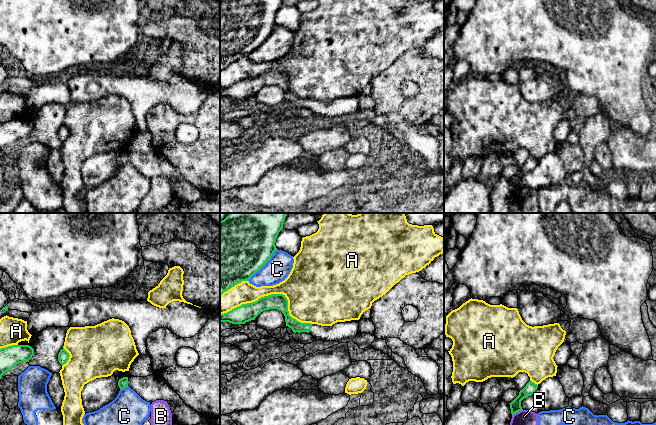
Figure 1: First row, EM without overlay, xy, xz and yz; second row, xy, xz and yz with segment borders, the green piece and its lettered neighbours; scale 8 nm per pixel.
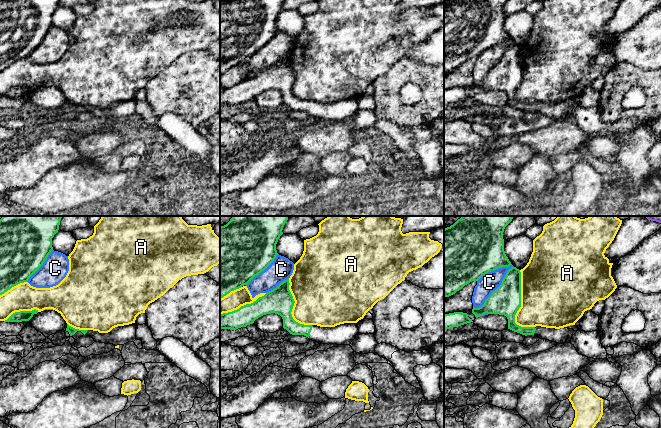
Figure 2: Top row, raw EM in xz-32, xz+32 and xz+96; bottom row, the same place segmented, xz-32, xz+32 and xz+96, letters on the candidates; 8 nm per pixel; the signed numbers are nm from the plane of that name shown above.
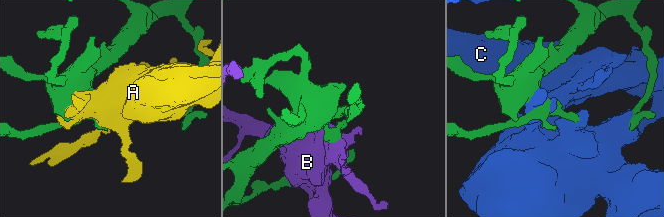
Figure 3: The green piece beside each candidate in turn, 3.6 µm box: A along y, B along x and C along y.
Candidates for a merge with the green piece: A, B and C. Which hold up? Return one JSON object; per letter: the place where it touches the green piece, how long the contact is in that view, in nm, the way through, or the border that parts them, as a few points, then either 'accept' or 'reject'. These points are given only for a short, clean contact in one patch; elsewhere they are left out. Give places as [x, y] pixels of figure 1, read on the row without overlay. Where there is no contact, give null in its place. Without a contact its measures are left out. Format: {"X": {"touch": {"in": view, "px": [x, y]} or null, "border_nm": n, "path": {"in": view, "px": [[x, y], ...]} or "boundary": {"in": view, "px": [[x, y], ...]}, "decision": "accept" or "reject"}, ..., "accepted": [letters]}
{"A": {"touch": {"in": "xz", "px": [272, 70]}, "border_nm": 750, "decision": "reject"}, "B": {"touch": {"in": "yz", "px": [517, 187]}, "border_nm": 110, "decision": "reject"}, "C": {"touch": {"in": "xz", "px": [263, 41]}, "border_nm": 360, "decision": "reject"}, "accepted": []}

